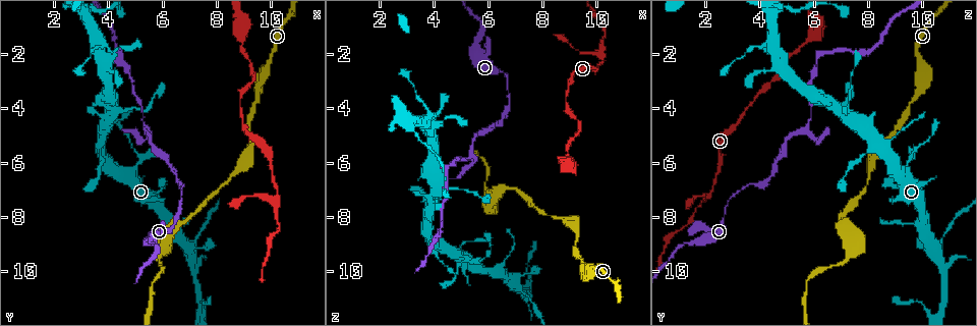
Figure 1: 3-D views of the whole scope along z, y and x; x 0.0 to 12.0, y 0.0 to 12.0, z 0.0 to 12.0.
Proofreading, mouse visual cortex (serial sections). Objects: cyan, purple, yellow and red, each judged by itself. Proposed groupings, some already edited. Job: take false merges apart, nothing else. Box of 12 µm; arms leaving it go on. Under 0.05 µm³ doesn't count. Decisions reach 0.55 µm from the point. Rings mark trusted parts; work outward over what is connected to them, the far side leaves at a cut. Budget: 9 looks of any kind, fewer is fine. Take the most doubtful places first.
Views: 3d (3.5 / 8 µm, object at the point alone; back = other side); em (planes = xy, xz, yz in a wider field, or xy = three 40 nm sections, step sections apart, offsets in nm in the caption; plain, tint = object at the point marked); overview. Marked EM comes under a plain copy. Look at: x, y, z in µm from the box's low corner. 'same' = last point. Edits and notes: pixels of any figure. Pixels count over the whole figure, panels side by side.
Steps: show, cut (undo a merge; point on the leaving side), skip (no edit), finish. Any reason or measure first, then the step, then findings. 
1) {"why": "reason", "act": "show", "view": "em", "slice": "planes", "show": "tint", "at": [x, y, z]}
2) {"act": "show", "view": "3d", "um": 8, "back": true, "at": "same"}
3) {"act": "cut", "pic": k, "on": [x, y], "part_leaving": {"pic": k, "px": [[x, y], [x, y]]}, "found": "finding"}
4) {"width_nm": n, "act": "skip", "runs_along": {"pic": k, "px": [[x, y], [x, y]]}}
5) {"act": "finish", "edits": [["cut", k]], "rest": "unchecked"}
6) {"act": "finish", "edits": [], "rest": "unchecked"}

{"why": "arms part here", "act": "show", "view": "3d", "um": 3.5, "at": [10.2, 7.2, 2.0]}

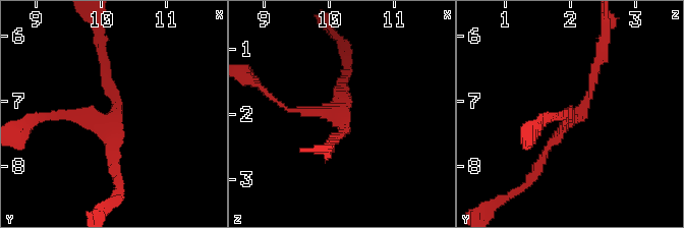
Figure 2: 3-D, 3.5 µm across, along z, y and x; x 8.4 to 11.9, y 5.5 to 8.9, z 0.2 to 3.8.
{"act": "show", "view": "em", "slice": "xy", "step": 2, "show": "tint", "at": [10.20, 7.25, 2.05]}

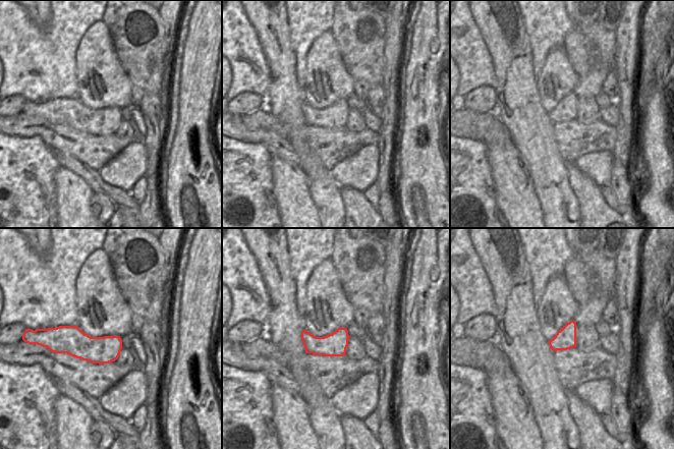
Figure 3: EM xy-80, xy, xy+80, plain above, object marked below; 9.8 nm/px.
{"act": "skip", "runs_along": {"pic": 2, "px": [[600, 59], [586, 103], [534, 174]]}, "found": "one cell here"}

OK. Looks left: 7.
{"why": "small branch off a trunk", "act": "show", "view": "3d", "um": 3.5, "at": [6.8, 9.0, 10.4]}

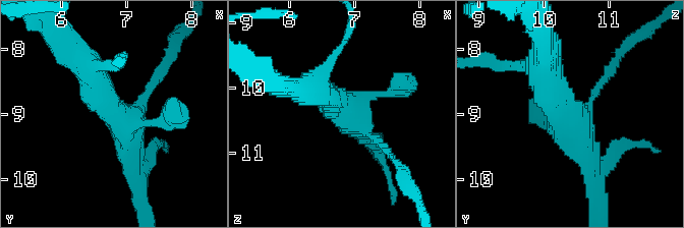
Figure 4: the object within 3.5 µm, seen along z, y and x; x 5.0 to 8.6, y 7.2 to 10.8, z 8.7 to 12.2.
{"act": "show", "view": "em", "slice": "xy", "step": 1, "show": "tint", "at": [6.90, 9.05, 10.35]}

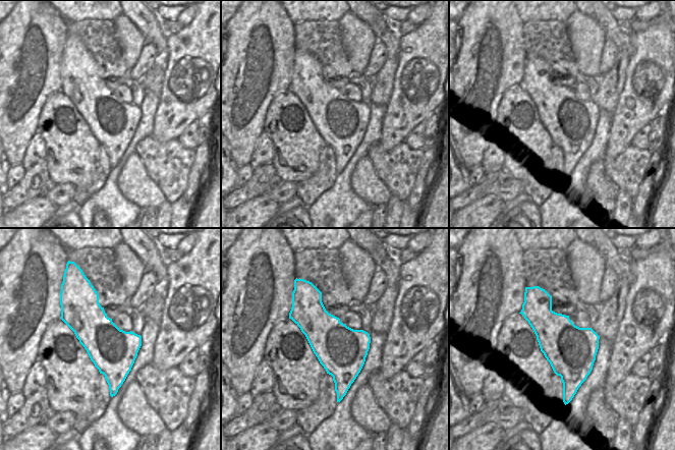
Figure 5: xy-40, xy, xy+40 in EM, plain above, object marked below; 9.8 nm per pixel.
{"act": "skip", "runs_along": {"pic": 4, "px": [[84, 63], [125, 123], [134, 176]]}, "found": "continuous, no second cell"}

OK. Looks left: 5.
{"why": "abrupt turn", "act": "show", "view": "3d", "um": 3.5, "at": [6.1, 9.0, 7.5]}

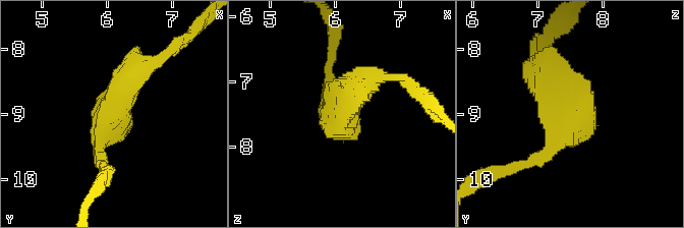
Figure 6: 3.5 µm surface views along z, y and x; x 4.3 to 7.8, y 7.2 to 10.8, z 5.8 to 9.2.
{"why": "need the tissue", "act": "show", "view": "em", "slice": "xy", "step": 5, "show": "tint", "at": [6.15, 9.00, 7.45]}

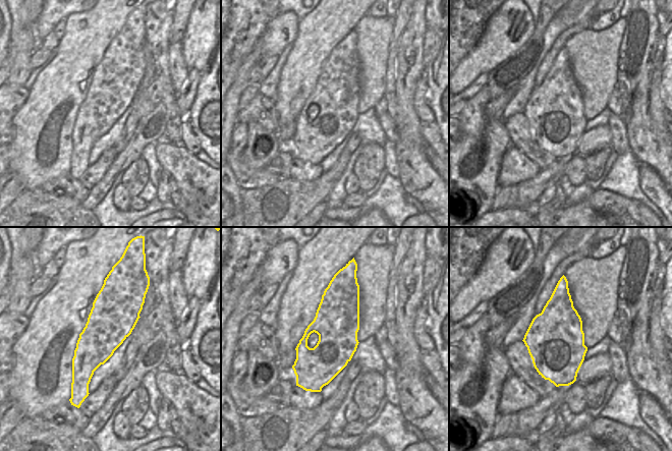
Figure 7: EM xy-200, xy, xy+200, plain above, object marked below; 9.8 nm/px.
{"act": "skip", "runs_along": {"pic": 6, "px": [[147, 66], [99, 135], [102, 161]]}, "found": "one cell here"}

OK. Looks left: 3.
{"why": "a fork", "act": "show", "view": "3d", "um": 8, "at": [5.4, 4.9, 5.4]}

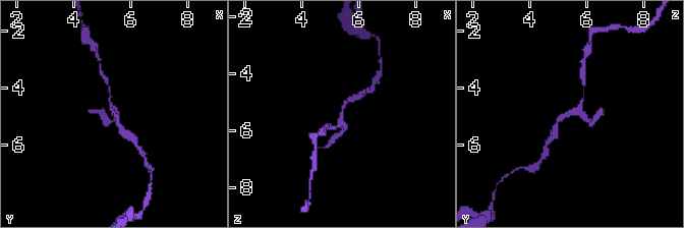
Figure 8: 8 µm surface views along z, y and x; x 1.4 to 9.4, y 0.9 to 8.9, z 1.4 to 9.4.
{"why": "closer look", "act": "show", "view": "3d", "um": 3.5, "at": [5.4, 4.9, 5.5]}

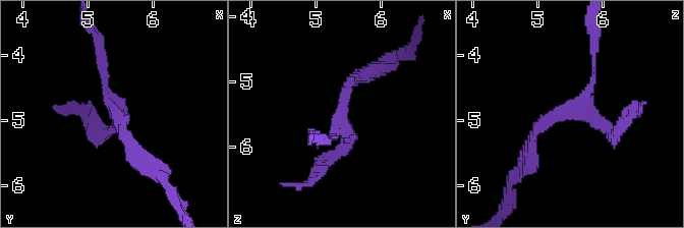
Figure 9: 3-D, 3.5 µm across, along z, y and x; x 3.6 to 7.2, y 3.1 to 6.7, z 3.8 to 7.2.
{"why": "now the EM", "act": "show", "view": "em", "slice": "xy", "step": 1, "show": "tint", "at": [5.45, 4.90, 5.45]}

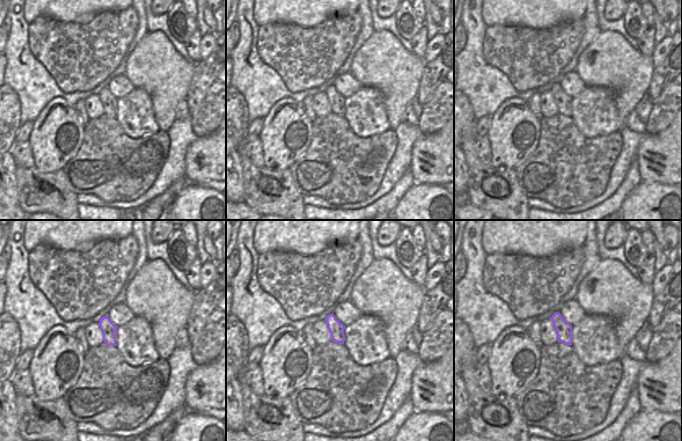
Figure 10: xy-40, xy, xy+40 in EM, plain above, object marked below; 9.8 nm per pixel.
{"width_nm": 140, "act": "skip", "runs_along": {"pic": 9, "px": [[528, 156], [540, 124], [585, 99], [593, 58]]}, "found": "one cell here"}

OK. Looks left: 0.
{"act": "finish", "edits": [], "rest": "unchecked"}

